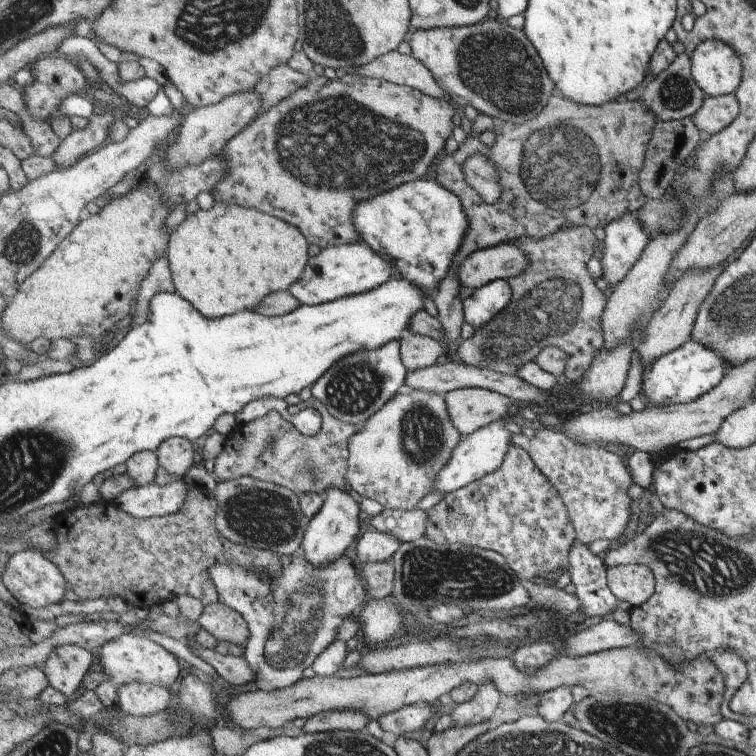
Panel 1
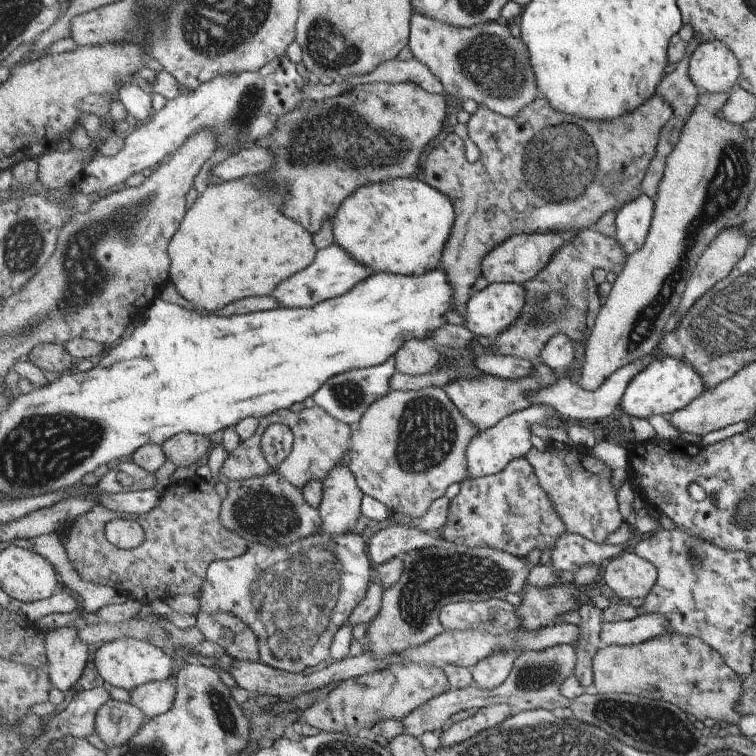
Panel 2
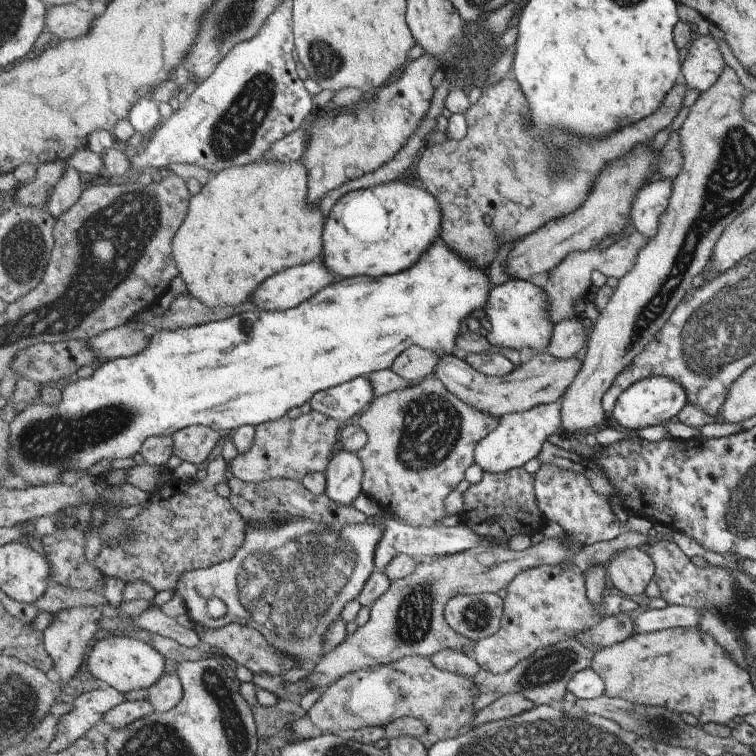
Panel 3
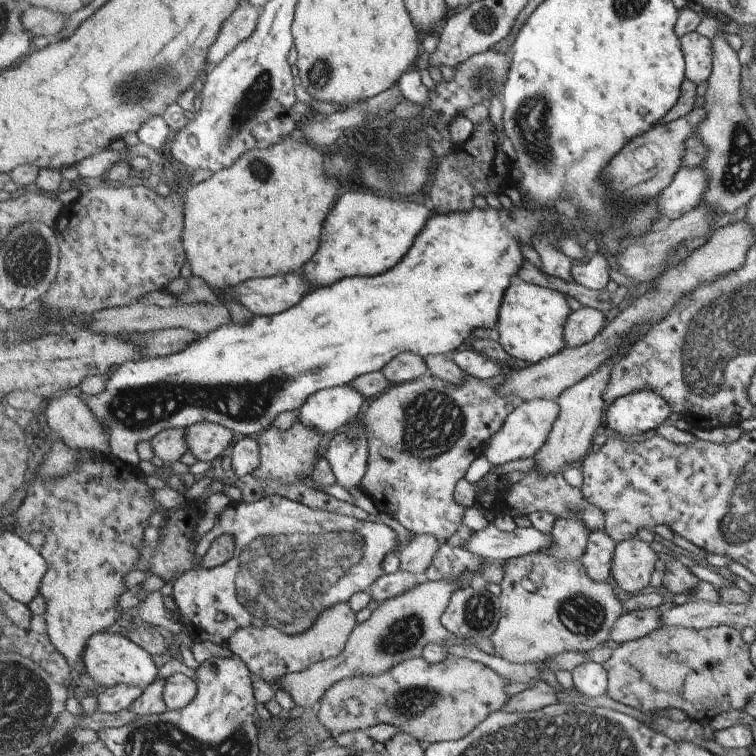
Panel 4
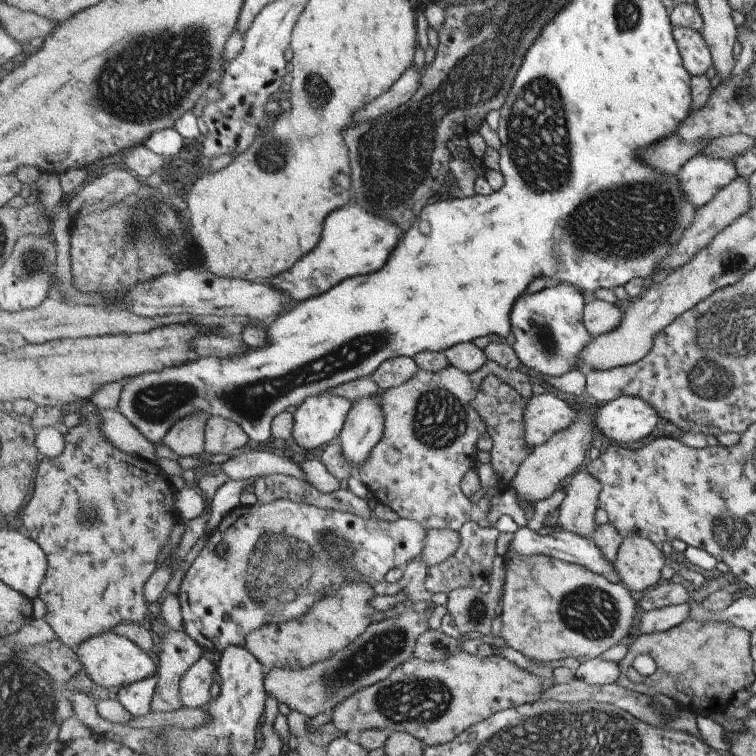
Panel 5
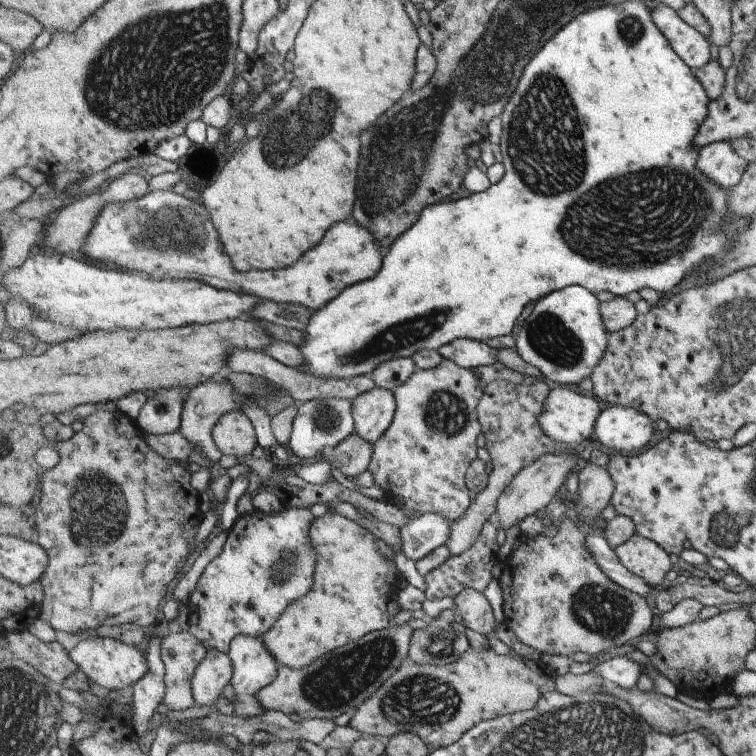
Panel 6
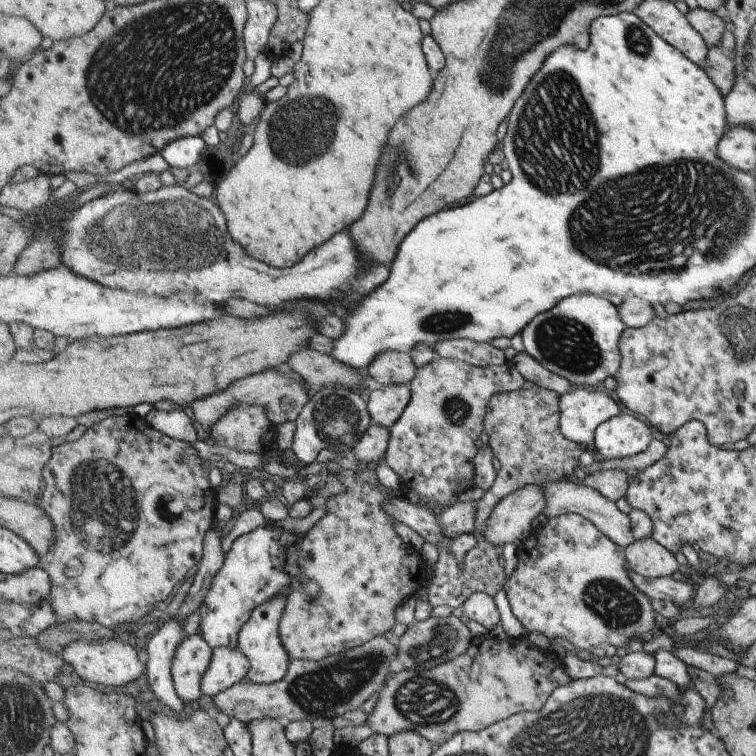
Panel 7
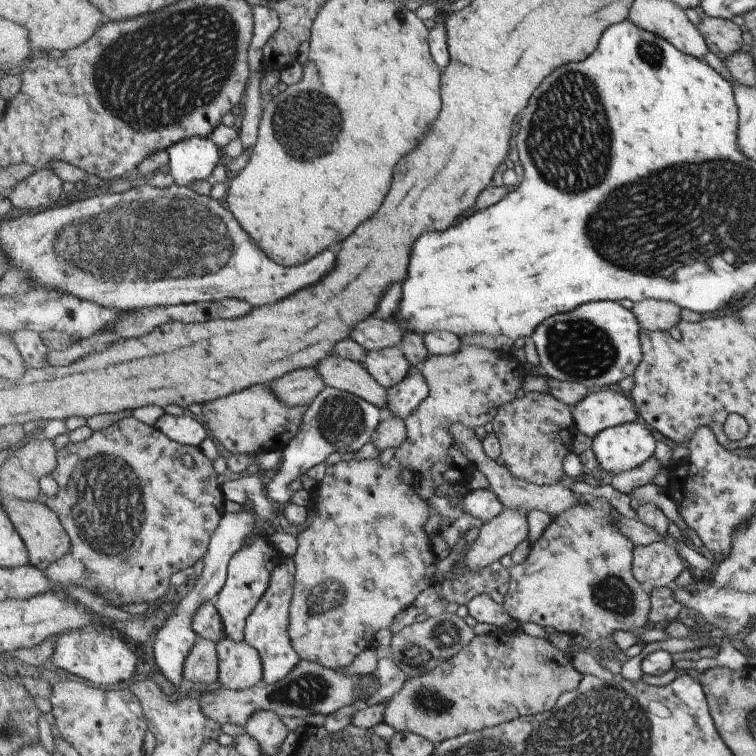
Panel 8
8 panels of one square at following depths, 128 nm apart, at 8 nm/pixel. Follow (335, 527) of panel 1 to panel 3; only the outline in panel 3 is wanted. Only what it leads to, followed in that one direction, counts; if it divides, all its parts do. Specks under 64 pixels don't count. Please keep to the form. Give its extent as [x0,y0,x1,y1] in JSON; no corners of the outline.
[326,447,364,507]

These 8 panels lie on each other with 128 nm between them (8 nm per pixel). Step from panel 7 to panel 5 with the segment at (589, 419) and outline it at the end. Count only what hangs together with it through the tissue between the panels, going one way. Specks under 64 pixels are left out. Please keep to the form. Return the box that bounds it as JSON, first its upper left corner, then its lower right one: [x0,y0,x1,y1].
[525,391,577,448]

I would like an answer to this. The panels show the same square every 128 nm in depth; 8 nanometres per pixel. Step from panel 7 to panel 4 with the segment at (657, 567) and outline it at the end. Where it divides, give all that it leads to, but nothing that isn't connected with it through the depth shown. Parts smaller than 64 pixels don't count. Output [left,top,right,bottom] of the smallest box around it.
[611,538,662,594]

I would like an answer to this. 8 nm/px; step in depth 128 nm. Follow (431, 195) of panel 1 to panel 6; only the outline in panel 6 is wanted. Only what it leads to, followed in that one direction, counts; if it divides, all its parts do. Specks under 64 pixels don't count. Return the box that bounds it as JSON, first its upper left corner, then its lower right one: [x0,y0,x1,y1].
[78,188,383,310]

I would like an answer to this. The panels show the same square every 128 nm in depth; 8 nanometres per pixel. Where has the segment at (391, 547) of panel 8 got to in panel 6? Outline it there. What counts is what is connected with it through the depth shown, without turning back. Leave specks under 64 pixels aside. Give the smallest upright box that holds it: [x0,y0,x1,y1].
[263,511,404,669]

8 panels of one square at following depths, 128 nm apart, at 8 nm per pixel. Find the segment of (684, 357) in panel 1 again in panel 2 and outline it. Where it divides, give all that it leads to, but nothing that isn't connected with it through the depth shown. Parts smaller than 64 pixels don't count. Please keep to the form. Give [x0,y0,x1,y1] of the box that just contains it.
[621,358,703,418]

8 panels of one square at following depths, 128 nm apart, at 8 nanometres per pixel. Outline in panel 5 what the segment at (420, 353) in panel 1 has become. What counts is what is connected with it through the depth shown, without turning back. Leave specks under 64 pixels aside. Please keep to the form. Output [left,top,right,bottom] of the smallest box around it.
[372,357,420,392]

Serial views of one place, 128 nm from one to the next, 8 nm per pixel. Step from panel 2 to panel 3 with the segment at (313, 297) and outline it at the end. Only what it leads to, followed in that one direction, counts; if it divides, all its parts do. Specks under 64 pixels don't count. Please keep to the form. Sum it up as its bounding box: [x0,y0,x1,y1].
[248,258,337,311]

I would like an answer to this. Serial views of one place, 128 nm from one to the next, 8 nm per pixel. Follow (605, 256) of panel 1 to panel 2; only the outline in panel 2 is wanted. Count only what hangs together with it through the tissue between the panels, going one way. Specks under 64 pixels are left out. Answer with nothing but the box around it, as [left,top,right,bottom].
[616,193,656,257]

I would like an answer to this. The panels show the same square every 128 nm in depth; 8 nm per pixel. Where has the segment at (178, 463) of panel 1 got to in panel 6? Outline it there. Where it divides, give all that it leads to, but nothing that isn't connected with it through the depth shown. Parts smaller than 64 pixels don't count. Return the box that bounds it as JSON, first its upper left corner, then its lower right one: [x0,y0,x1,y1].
[213,410,259,456]

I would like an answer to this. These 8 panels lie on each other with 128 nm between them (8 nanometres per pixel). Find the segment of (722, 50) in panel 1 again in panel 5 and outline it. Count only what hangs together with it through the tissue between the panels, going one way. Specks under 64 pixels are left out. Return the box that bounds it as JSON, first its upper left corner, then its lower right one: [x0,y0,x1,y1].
[674,26,712,78]

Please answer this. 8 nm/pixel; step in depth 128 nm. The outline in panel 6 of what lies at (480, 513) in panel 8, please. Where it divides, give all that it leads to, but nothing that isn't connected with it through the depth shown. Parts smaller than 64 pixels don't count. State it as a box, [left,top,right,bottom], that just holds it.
[399,514,455,563]

